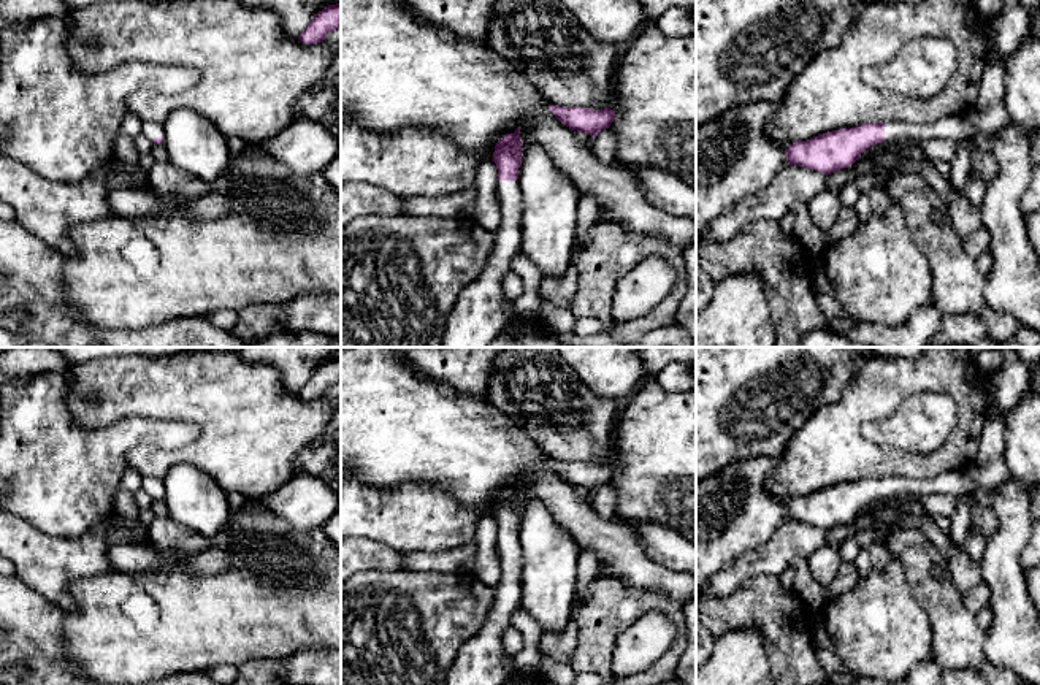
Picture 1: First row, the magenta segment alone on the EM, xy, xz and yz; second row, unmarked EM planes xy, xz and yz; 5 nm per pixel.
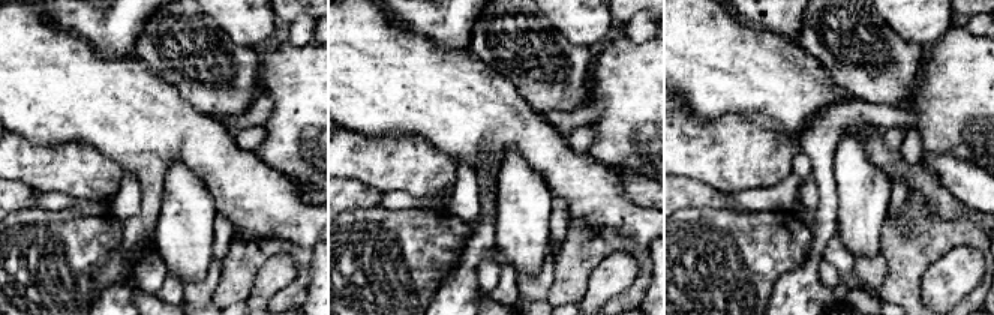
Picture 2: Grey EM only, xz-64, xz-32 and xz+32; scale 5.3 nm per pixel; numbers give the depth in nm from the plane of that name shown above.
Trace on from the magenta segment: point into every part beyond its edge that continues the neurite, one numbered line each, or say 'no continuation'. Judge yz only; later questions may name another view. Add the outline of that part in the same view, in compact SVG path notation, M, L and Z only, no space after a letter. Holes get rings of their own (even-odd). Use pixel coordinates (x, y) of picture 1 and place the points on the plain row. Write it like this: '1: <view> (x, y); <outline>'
1: yz (958, 481); M954 469L940 473L934 477L912 479L912 477L885 477L885 496L893 495L916 495L927 496L932 493L973 493L977 490L975 480L965 469Z

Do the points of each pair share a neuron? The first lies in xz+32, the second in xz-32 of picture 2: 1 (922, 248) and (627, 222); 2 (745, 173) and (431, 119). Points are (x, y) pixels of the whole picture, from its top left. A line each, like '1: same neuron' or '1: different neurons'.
1: different neurons
2: different neurons

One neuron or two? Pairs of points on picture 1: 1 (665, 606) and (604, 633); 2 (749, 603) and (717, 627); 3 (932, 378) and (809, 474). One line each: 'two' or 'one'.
1: one
2: one
3: one

